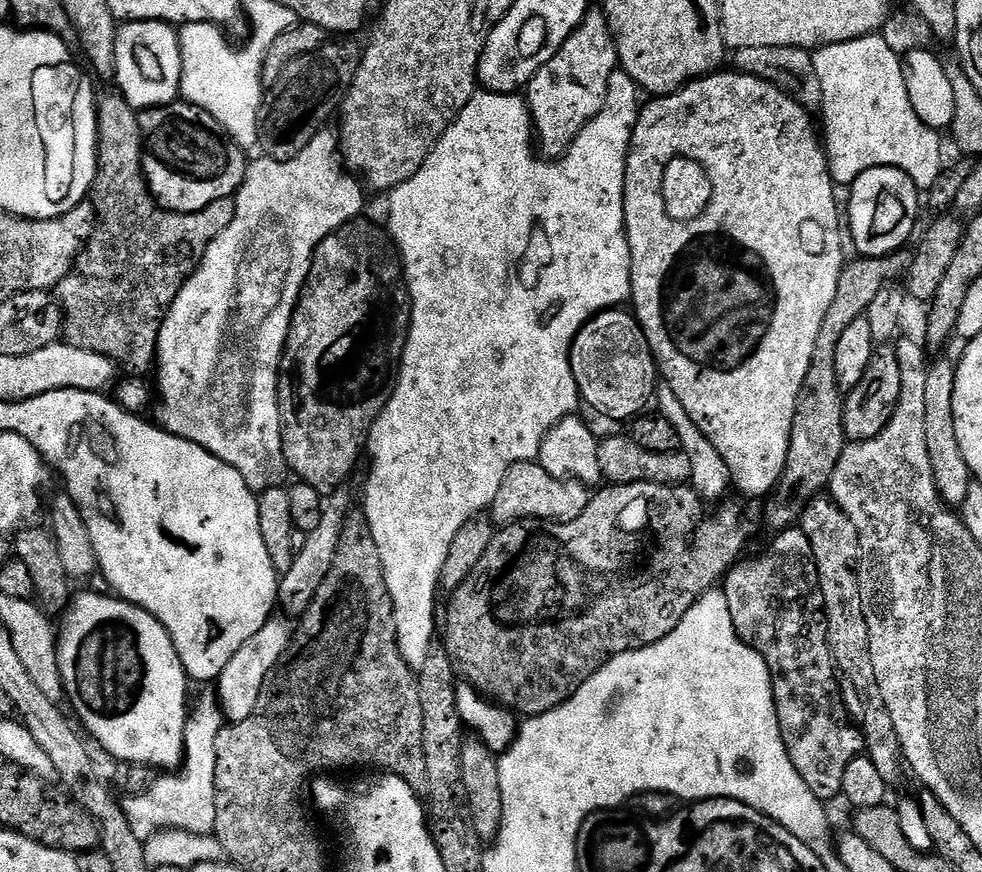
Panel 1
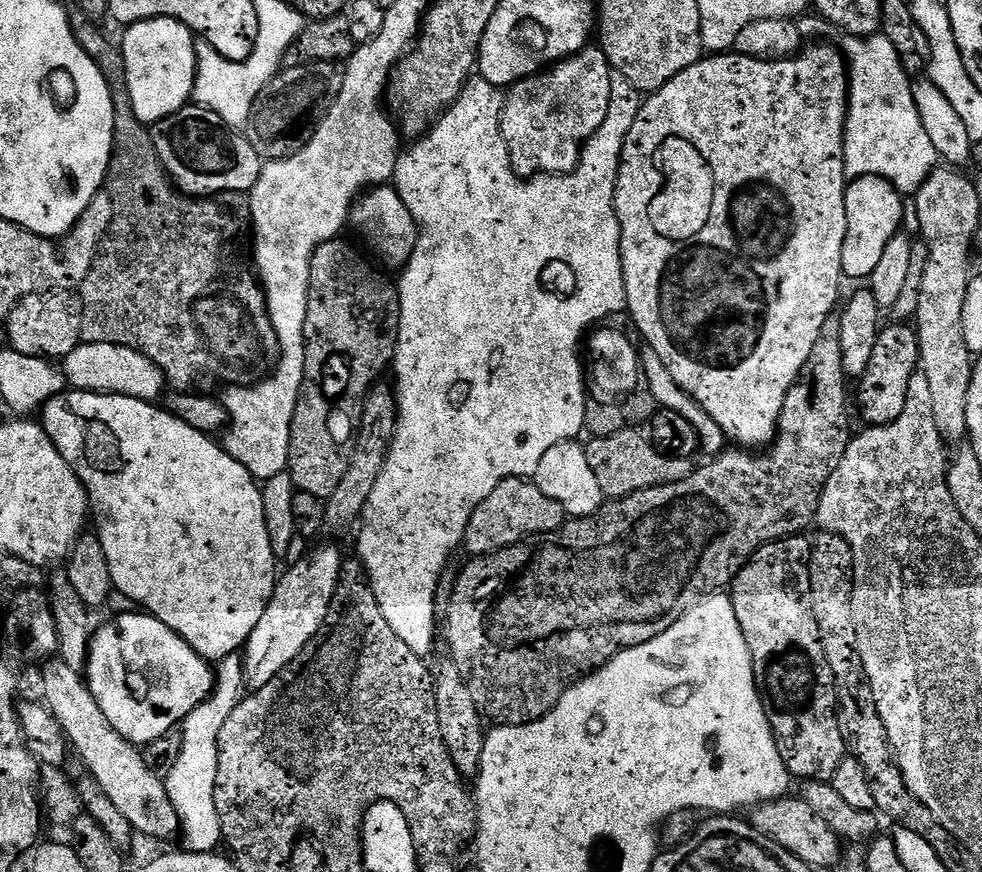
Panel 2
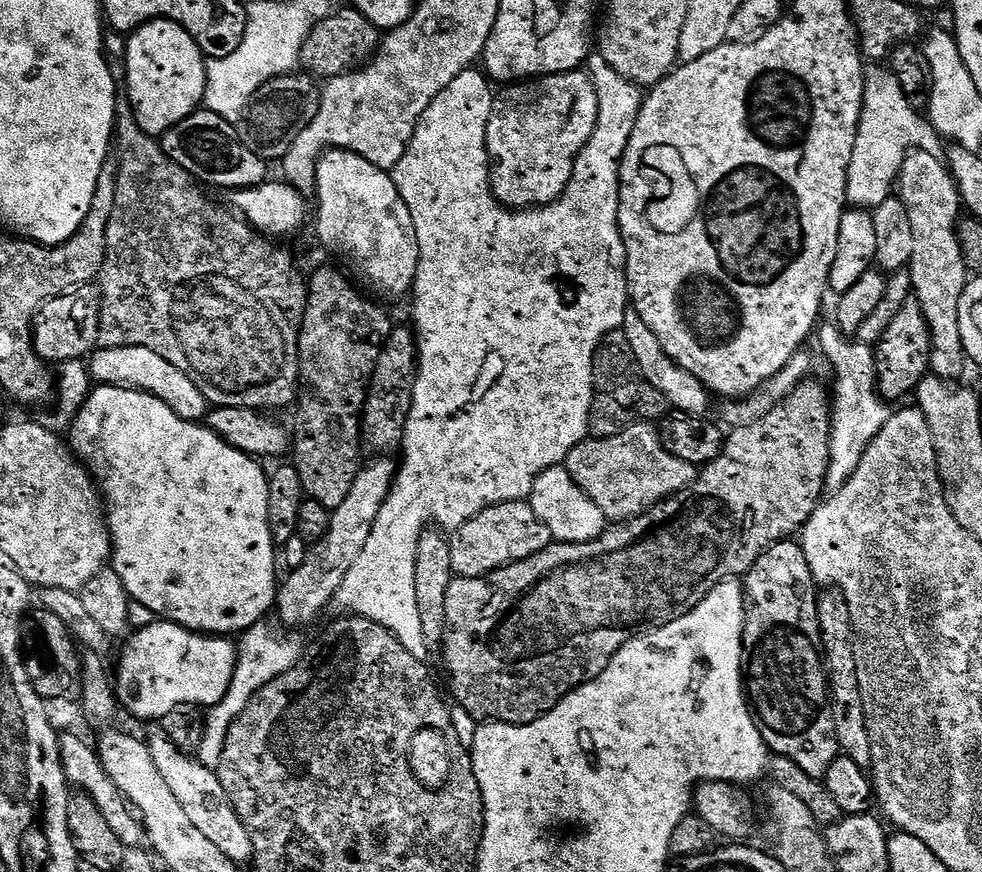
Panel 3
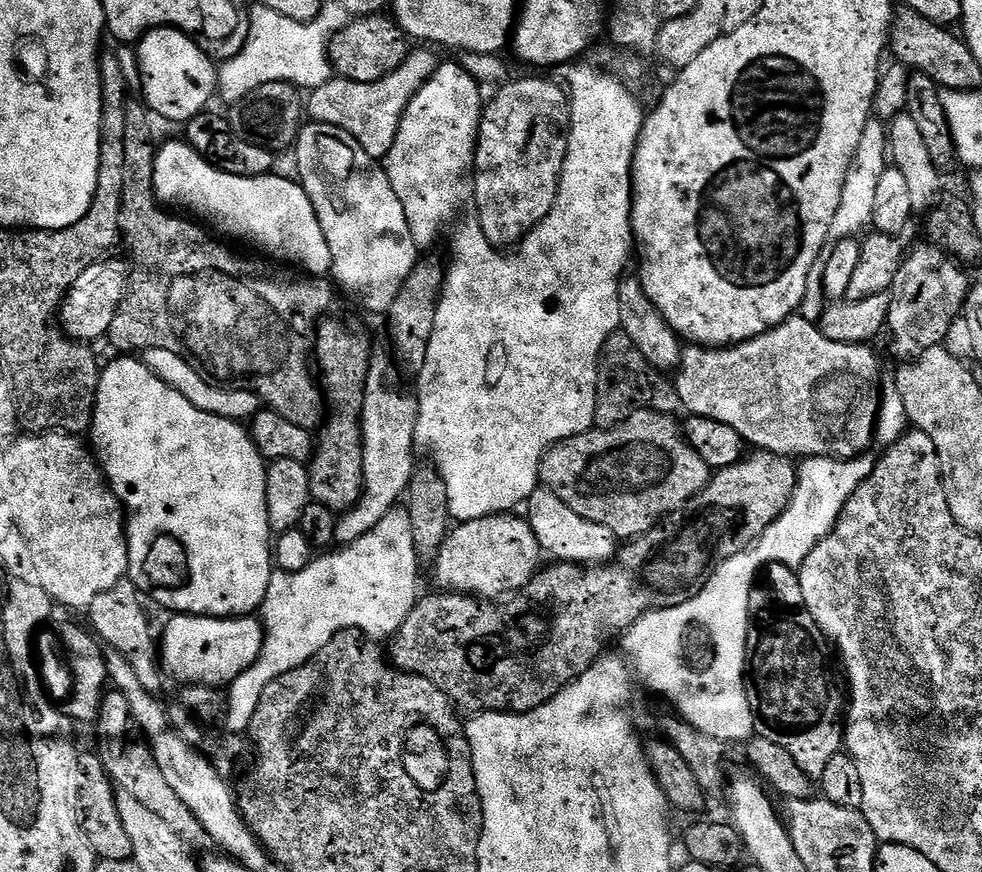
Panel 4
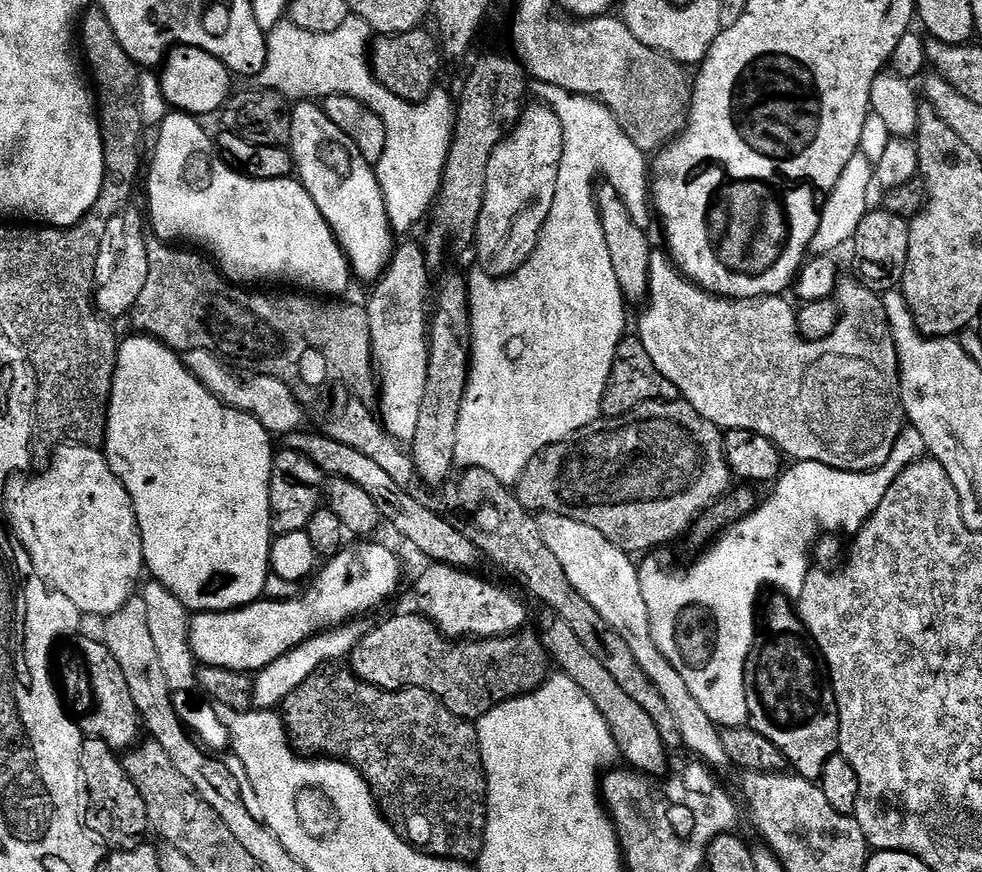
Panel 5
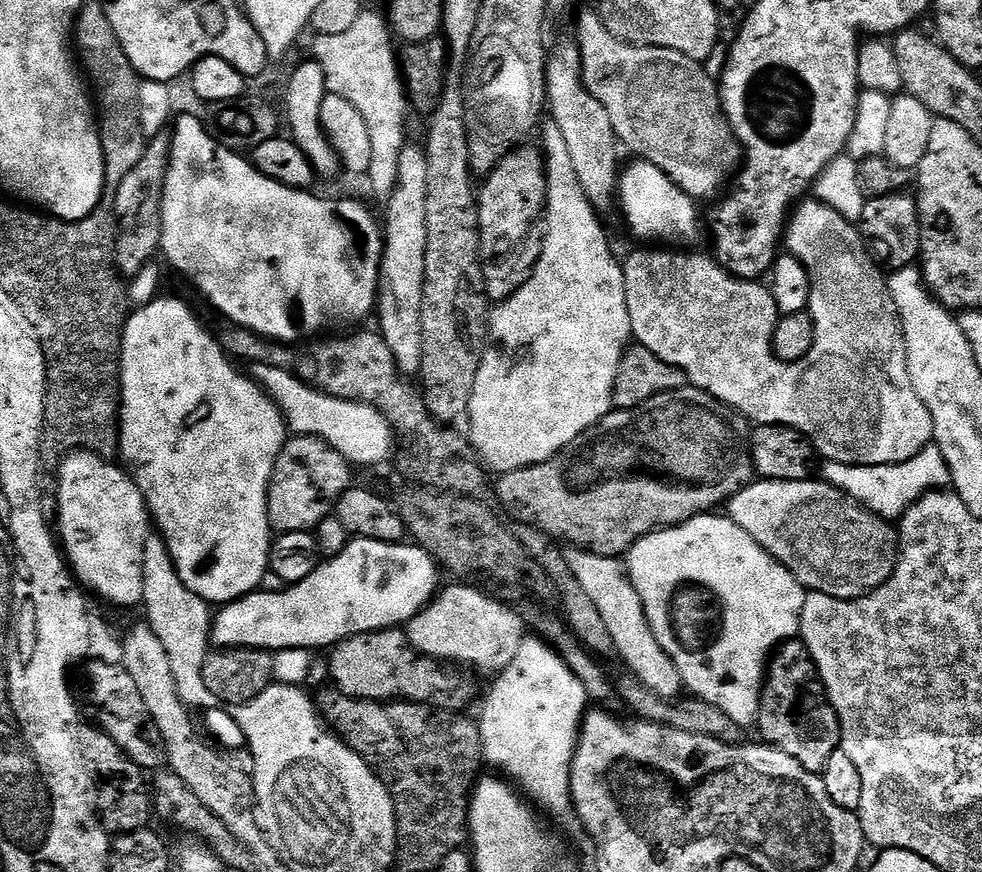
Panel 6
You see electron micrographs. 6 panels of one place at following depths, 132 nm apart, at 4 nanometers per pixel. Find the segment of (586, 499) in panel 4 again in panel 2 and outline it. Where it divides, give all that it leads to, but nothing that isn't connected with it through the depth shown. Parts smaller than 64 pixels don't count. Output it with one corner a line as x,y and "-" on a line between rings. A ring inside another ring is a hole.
629,430
587,441
586,462
590,462
590,470
594,470
594,478
598,478
598,486
602,486
605,497
623,498
638,490
682,482
694,471
692,460
663,456
651,439
642,433
640,430

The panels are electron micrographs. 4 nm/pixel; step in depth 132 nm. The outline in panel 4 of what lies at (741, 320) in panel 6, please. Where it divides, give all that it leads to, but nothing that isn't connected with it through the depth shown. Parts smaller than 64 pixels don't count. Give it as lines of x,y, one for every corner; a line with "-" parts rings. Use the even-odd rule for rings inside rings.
797,314
790,320
779,324
777,328
772,328
768,332
764,332
761,336
756,336
752,340
747,340
741,344
733,344
726,348
701,348
699,346
688,346
683,349
680,357
680,366
678,369
678,377
680,376
678,387
680,389
680,402
687,411
694,416
705,416
706,418
714,418
718,422
726,422
726,426
734,426
734,430
738,430
738,434
742,434
742,438
753,449
773,452
779,456
790,456
793,458
807,458
810,456
831,456
833,460
855,460
867,453
873,447
876,439
876,416
880,413
880,394
882,391
882,371
880,372
880,360
872,353
873,349
866,344
843,344
842,342
830,342
830,338
826,338
820,333
819,327
811,320
805,320
803,316

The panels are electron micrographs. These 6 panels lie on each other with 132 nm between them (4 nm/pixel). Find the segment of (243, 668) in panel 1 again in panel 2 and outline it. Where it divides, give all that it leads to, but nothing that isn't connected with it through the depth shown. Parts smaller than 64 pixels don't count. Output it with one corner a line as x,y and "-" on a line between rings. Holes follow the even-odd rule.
320,548
317,552
309,551
304,560
289,567
284,576
276,582
276,589
258,621
258,626
250,634
247,644
242,649
244,662
244,683
255,690
266,686
273,680
318,634
322,622
326,622
326,614
330,610
330,602
336,596
336,587
340,581
342,555
336,548

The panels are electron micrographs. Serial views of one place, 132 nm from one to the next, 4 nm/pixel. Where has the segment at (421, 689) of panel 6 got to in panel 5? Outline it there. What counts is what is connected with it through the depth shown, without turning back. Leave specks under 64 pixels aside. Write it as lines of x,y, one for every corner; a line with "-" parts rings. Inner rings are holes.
413,614
413,616
392,616
389,620
381,622
377,628
372,628
361,635
360,641
354,646
350,657
350,667
352,673
360,680
365,680
367,684
378,686
387,692
399,692
401,688
421,688
430,694
434,694
443,702
455,716
461,716
463,720
479,721
480,717
485,716
492,708
496,708
500,704
505,704
507,700
513,700
519,696
524,696
527,692
533,692
535,688
539,688
550,675
550,657
548,651
544,648
543,639
539,635
536,636
529,630
521,630
513,632
511,636
501,636
499,638
476,638
471,642
453,642
449,637
445,636
435,624
426,616

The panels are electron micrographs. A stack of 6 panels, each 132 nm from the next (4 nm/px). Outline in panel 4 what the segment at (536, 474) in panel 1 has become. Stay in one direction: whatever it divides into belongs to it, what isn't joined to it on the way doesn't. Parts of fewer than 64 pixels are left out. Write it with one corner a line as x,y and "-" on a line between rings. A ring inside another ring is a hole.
520,514
487,516
457,523
449,531
443,547
440,548
440,554
434,561
437,589
459,593
461,596
475,596
485,602
500,602
524,589
541,567
542,553
538,538
527,519
523,515
516,515

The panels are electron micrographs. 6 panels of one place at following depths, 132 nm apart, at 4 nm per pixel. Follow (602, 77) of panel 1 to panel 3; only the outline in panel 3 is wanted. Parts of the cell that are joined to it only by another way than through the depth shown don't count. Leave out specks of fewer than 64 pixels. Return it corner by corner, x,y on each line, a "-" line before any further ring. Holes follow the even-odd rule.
577,70
575,72
559,72
553,76
537,76
523,82
513,82
503,89
504,93
492,104
492,113
486,116
484,129
486,130
486,146
488,147
488,162
492,169
492,193
499,204
513,210
526,208
542,208
546,204
552,204
566,190
570,178
574,174
576,160
580,151
590,142
590,134
594,134
594,126
598,118
598,94
592,77
587,71

